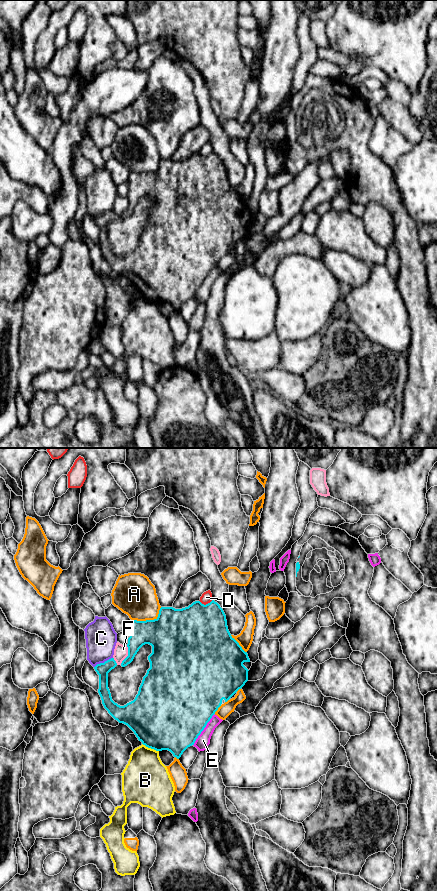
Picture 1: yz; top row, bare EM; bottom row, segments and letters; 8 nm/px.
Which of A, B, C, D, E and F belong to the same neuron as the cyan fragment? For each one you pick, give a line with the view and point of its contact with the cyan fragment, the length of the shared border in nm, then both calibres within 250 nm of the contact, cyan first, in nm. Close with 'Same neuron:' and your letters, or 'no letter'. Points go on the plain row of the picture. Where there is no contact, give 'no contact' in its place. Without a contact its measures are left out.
Same neuron: no letter

